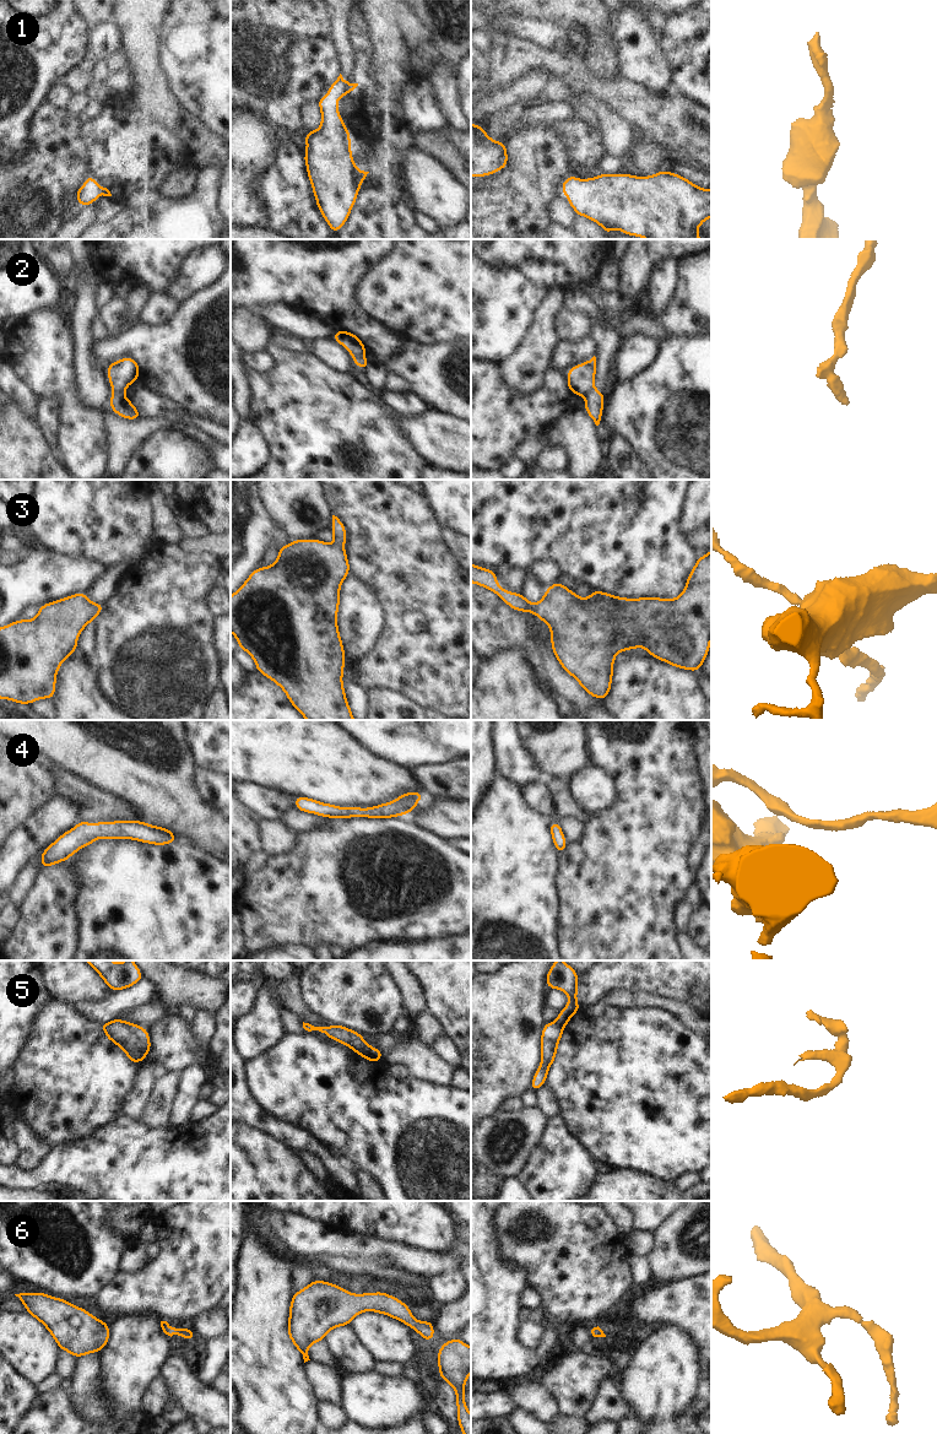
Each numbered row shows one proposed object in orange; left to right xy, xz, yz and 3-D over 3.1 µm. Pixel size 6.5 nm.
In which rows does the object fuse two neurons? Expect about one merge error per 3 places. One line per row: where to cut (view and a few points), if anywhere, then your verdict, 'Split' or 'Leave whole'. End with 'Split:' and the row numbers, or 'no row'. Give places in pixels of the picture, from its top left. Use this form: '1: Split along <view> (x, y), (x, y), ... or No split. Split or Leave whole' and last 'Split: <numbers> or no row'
1: No split. Leave whole
2: Split along xy (123, 390), (113, 391). Split
3: No split. Leave whole
4: No split. Leave whole
5: Split along xz (369, 1045), (366, 1045), (358, 1053). Split
6: No split. Leave whole
Split: 2, 5

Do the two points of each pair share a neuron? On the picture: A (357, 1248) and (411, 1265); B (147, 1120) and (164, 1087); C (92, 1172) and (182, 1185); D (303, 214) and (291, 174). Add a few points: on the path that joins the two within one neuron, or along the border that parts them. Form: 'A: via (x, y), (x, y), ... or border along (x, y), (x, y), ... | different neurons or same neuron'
A: via (370, 1248), (397, 1251) | same neuron
B: via (156, 1111), (161, 1096) | same neuron
C: via (114, 1172), (139, 1172), (160, 1185) | same neuron
D: via (293, 204), (291, 201), (291, 184) | same neuron

